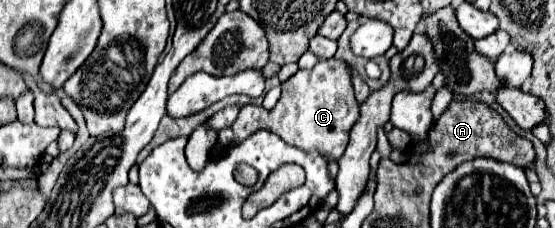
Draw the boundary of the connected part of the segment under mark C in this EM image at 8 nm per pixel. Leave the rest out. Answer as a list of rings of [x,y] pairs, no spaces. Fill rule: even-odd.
[[[320,59],[313,69],[299,69],[288,81],[282,83],[282,97],[274,109],[244,105],[236,123],[220,131],[218,141],[222,145],[236,145],[248,139],[258,129],[270,129],[286,143],[300,147],[302,151],[318,151],[328,161],[338,161],[348,145],[348,133],[360,117],[358,101],[352,87],[350,65],[338,59]]]

